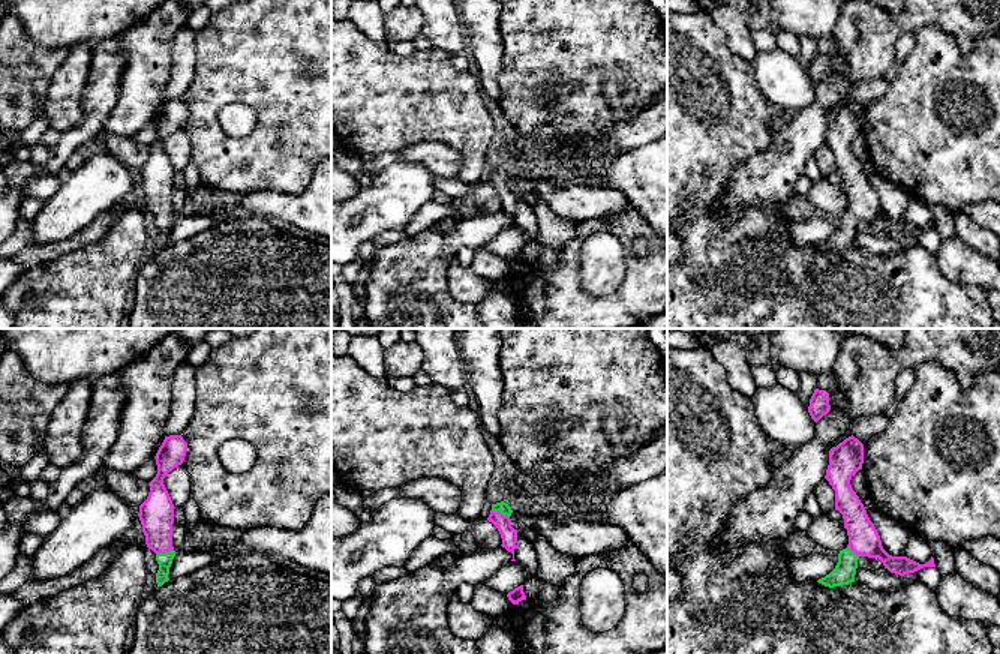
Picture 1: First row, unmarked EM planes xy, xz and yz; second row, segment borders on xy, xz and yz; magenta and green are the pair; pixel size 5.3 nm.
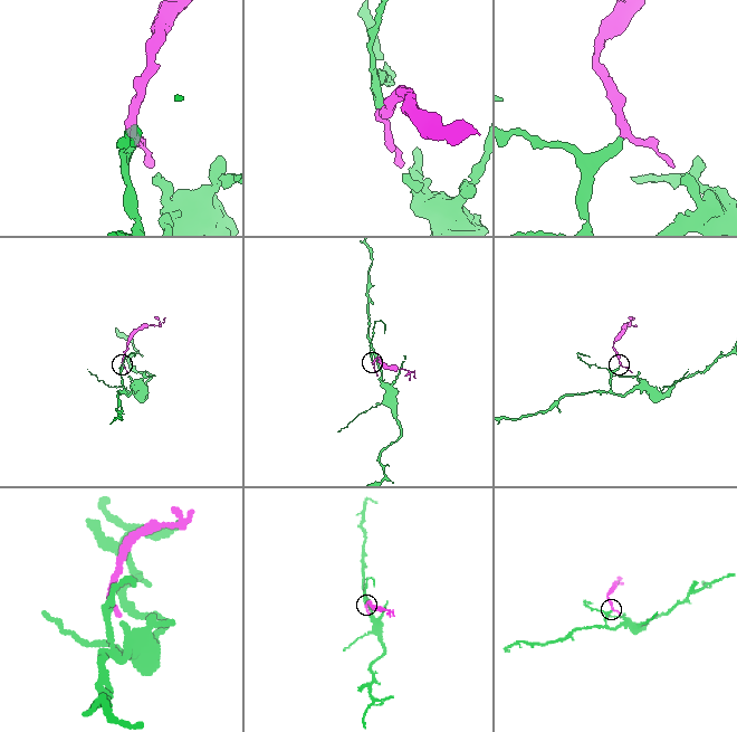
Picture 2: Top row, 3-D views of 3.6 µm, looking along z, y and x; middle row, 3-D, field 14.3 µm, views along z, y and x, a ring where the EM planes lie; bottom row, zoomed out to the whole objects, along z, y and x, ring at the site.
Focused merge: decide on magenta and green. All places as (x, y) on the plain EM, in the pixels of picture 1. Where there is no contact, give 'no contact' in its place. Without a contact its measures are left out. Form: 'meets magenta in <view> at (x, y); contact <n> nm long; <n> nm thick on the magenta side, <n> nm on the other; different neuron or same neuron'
meets magenta in xy at (164, 216); contact 100 nm long; 190 nm thick on the magenta side, 80 nm on the other; same neuron

